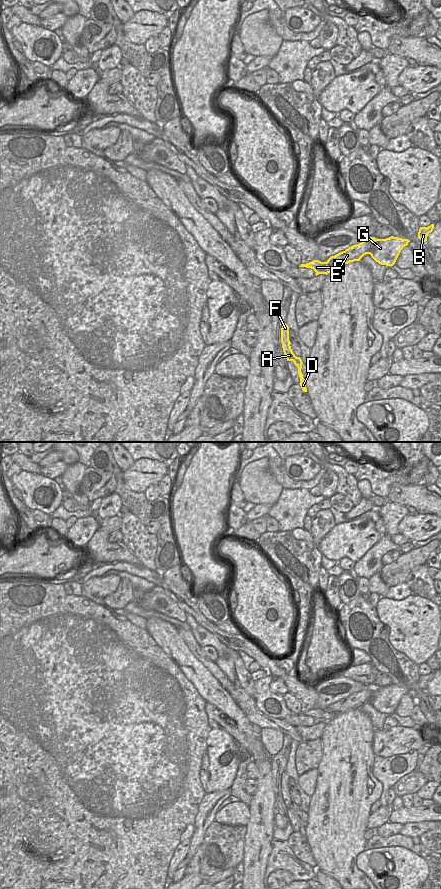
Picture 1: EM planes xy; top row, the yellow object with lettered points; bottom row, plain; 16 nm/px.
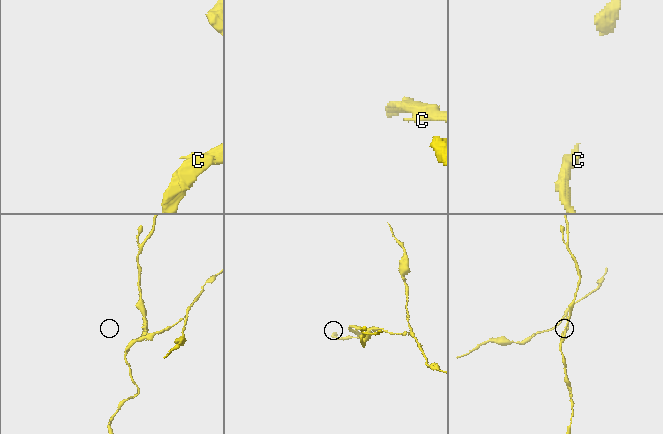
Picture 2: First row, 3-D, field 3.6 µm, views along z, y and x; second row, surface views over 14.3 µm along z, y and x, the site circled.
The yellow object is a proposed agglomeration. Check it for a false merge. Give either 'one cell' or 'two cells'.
two cells

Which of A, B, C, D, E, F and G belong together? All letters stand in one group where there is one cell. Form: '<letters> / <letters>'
A C D E F / B G

